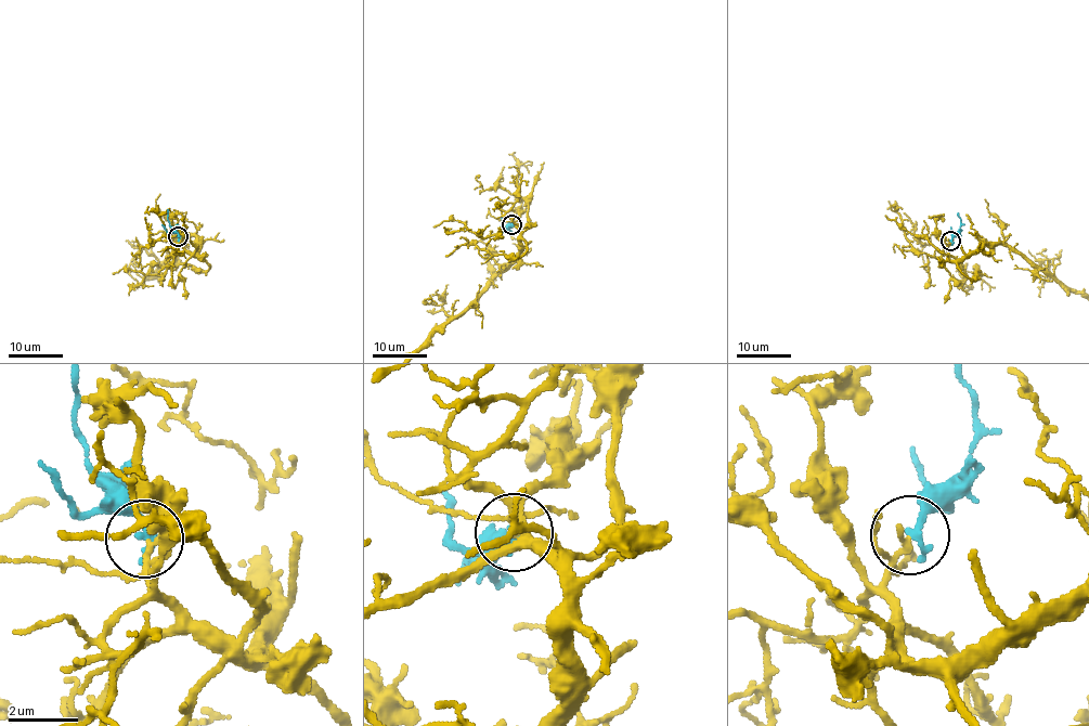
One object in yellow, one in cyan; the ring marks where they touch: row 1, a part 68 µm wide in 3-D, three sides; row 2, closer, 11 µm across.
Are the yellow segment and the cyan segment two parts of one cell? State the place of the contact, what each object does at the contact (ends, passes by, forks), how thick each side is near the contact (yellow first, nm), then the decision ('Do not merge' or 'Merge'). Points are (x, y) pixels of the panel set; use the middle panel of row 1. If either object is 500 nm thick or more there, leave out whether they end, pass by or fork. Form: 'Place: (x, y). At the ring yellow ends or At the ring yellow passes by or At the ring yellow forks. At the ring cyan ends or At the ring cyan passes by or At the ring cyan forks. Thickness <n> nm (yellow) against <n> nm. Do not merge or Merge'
Place: (511, 224). At the ring yellow forks. At the ring cyan ends. Thickness 110 nm (yellow) against 240 nm. Merge

